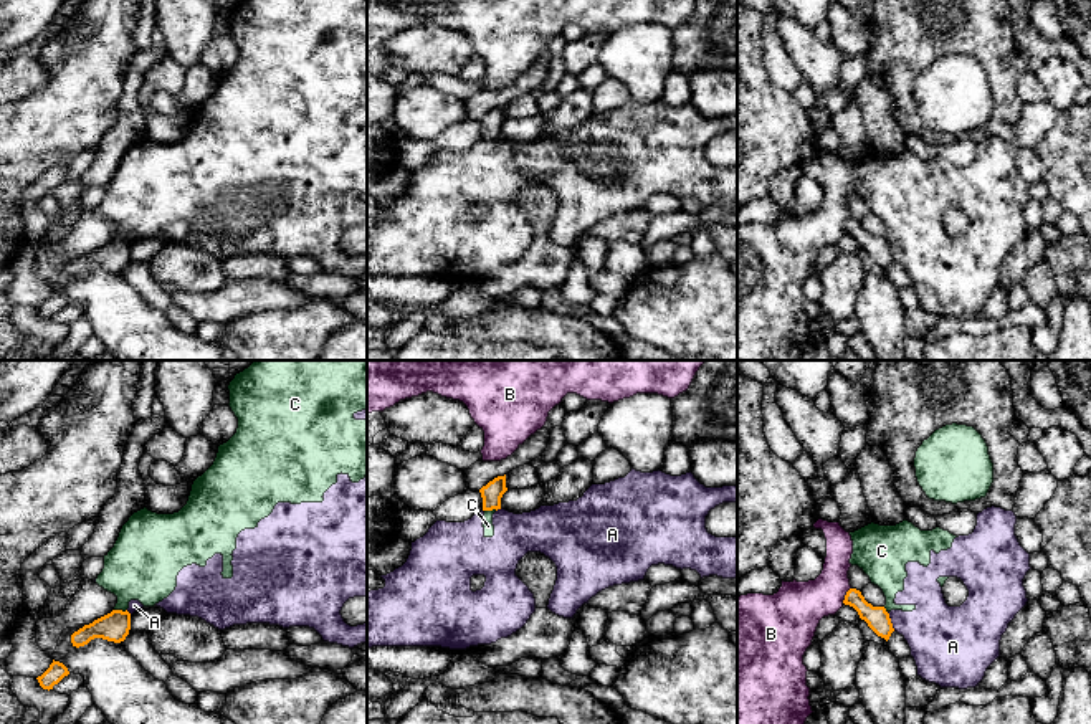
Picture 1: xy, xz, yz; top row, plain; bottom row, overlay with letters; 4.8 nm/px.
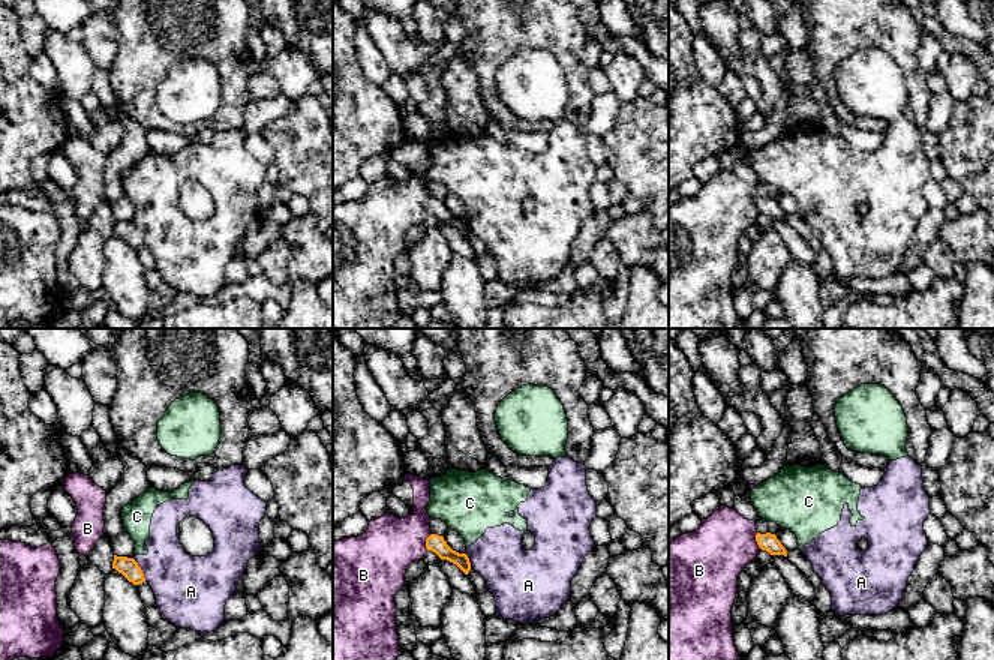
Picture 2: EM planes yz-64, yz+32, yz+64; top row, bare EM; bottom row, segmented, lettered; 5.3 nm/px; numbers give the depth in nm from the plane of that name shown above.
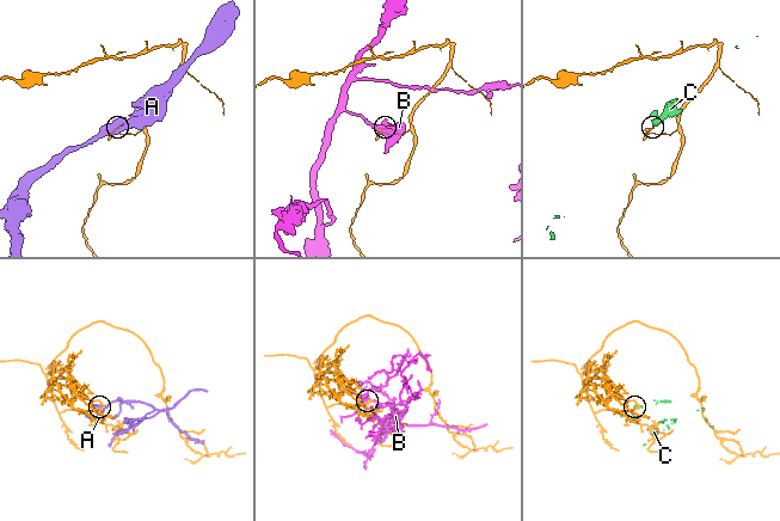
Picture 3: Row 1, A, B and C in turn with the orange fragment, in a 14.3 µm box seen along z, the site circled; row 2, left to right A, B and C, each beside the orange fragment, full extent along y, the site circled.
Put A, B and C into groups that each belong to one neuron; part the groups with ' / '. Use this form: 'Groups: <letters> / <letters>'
Groups: A C / B

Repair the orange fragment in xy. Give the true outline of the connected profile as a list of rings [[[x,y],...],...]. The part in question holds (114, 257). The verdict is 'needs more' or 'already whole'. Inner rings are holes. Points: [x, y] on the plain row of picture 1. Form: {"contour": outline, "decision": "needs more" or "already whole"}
{"contour": [[[112,240],[111,243],[84,255],[71,264],[73,276],[79,278],[94,268],[121,273],[131,260],[131,243],[126,240]]], "decision": "already whole"}

